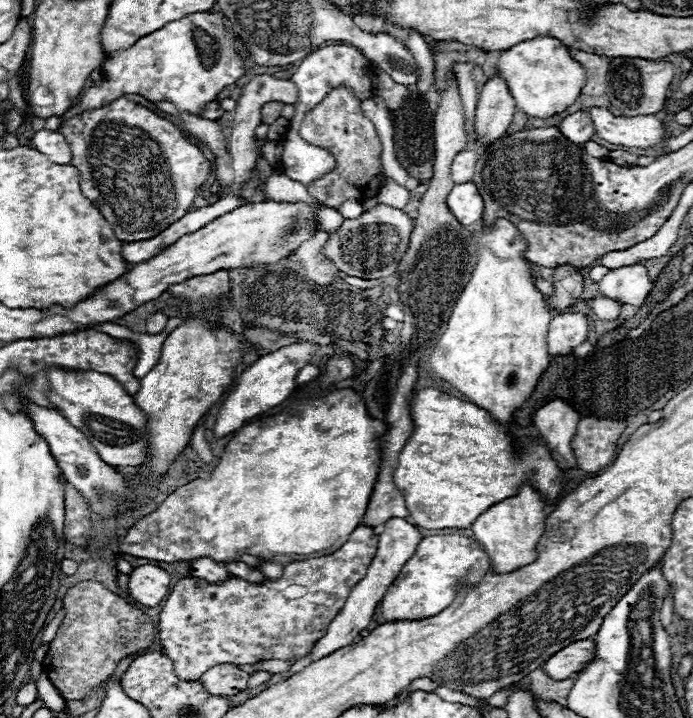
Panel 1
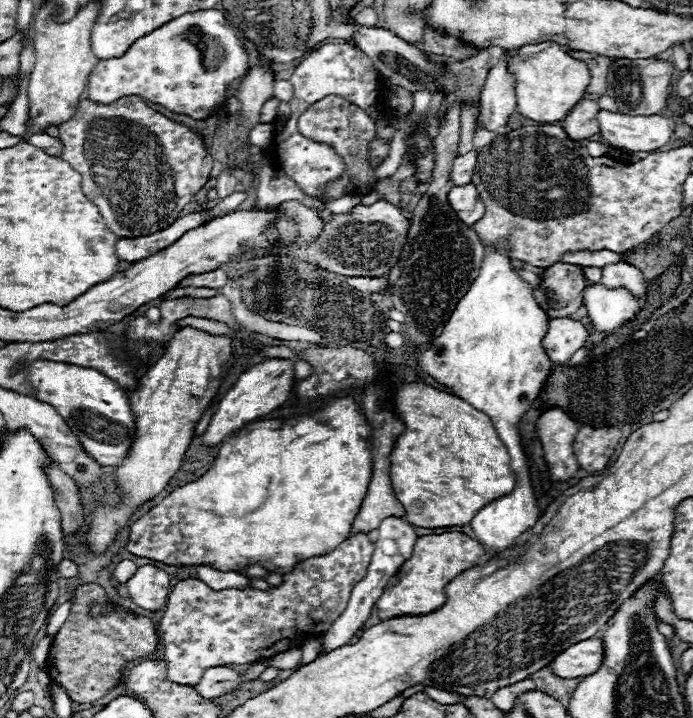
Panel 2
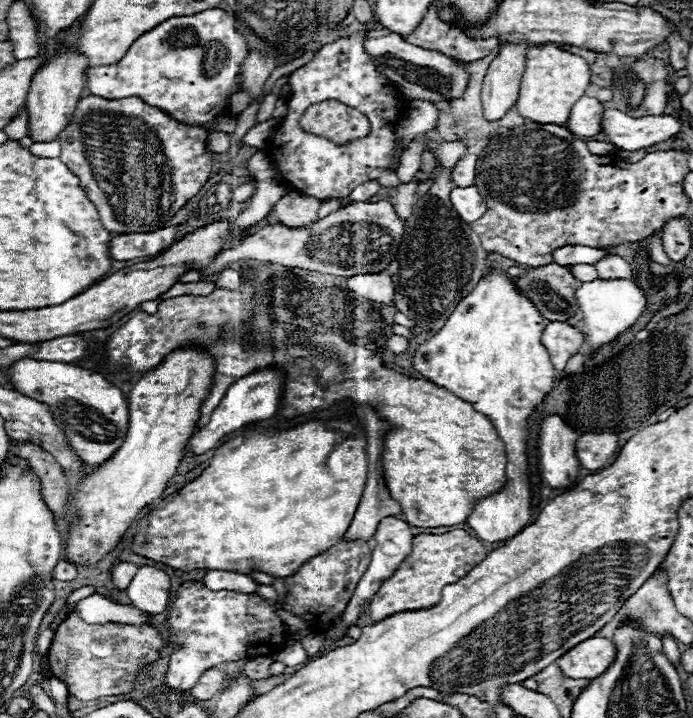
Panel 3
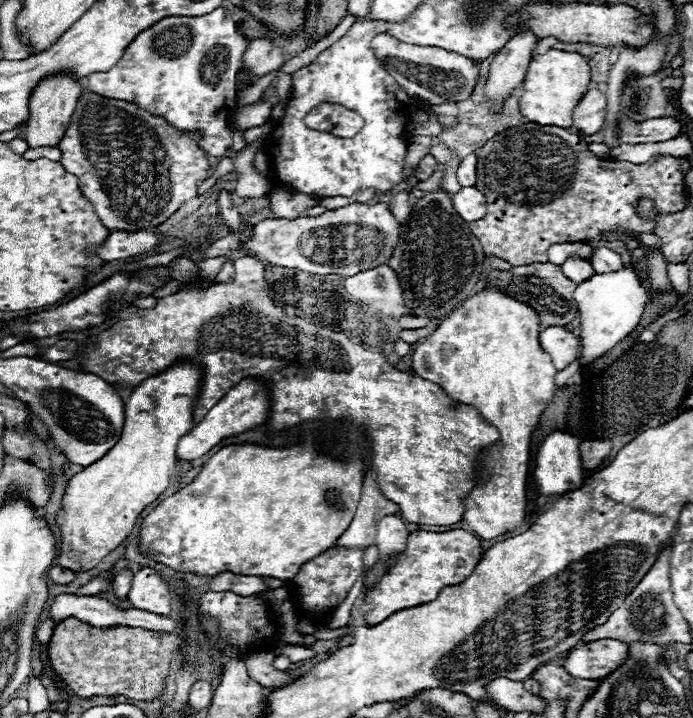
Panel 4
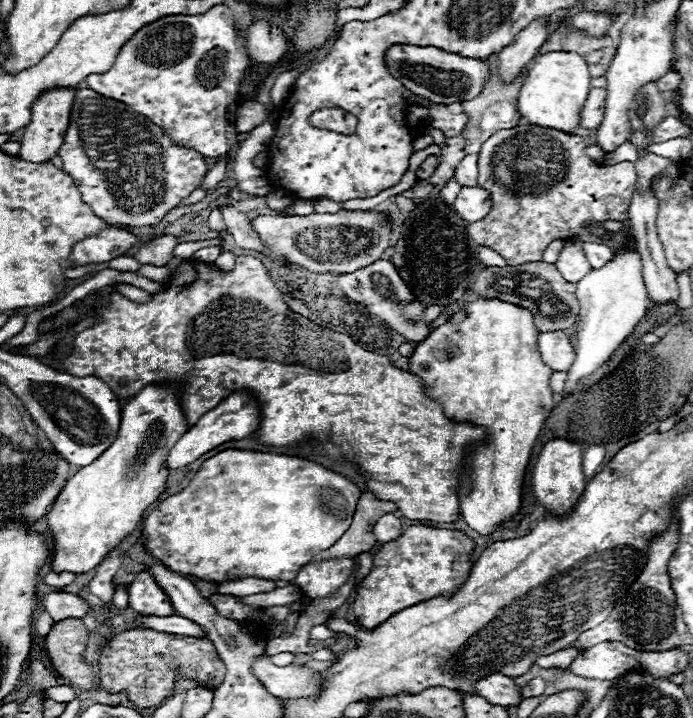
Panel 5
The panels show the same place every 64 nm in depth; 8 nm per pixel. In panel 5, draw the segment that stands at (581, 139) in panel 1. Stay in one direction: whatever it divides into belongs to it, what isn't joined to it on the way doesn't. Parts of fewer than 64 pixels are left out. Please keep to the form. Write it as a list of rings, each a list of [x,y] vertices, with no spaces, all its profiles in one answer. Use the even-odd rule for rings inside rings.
[[[592,88],[582,110],[580,110],[580,128],[596,130],[602,124],[604,106],[606,106],[606,90],[604,88]]]

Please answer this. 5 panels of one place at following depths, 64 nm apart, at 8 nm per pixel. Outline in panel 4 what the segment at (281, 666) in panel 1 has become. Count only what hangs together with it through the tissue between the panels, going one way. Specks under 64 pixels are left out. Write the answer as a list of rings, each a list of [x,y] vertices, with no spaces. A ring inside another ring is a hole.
[[[286,646],[286,648],[284,648],[280,654],[288,656],[292,664],[296,664],[296,662],[302,662],[302,660],[308,660],[308,658],[313,658],[317,655],[314,650],[306,648],[306,646]]]

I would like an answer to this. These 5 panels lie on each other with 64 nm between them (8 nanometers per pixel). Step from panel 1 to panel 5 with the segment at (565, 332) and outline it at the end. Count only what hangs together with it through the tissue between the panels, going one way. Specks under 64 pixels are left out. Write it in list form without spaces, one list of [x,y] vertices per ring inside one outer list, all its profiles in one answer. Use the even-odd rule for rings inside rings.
[[[562,330],[540,332],[538,334],[538,350],[542,354],[542,360],[554,372],[566,372],[576,358],[576,350],[572,346],[572,340]]]

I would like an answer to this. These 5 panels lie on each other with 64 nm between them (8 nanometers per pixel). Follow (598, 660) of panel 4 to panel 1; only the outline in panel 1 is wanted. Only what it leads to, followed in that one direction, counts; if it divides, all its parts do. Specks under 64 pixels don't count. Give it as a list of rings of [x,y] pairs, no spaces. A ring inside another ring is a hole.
[[[578,640],[578,642],[572,642],[570,646],[562,648],[558,654],[550,656],[542,664],[542,668],[552,680],[566,680],[572,674],[576,674],[578,670],[582,670],[586,666],[586,662],[590,662],[590,658],[594,658],[594,642]]]

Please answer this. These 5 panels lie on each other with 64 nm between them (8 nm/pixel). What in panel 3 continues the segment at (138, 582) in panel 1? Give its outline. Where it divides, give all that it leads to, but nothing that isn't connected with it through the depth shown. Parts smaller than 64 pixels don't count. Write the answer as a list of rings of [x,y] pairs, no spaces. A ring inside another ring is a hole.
[[[142,566],[128,584],[126,592],[132,606],[138,610],[160,614],[170,604],[170,578],[166,572],[154,566]]]

